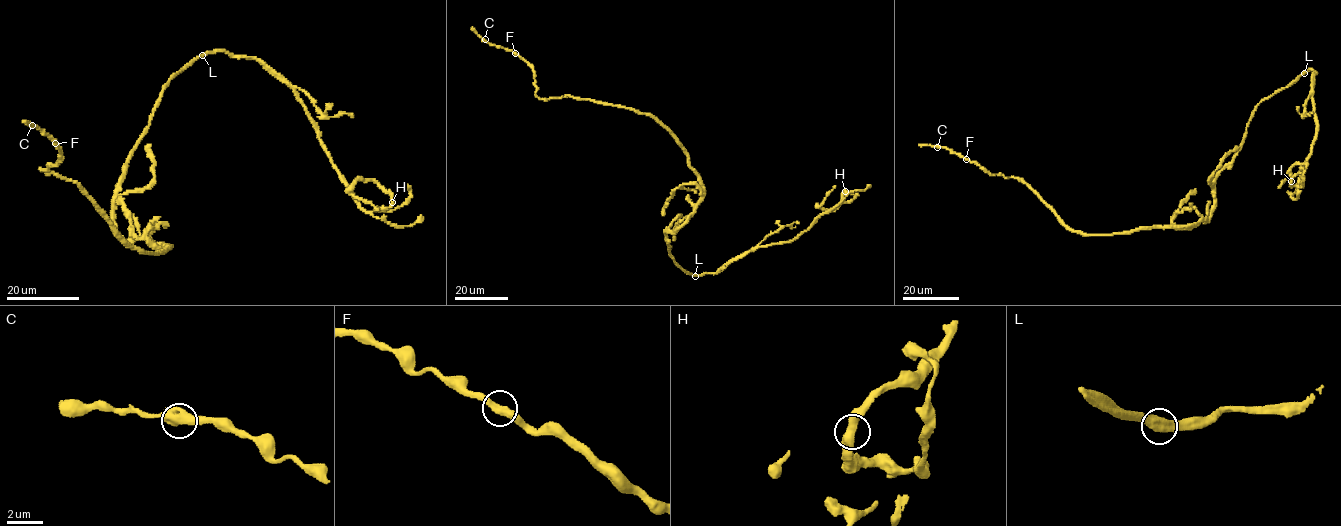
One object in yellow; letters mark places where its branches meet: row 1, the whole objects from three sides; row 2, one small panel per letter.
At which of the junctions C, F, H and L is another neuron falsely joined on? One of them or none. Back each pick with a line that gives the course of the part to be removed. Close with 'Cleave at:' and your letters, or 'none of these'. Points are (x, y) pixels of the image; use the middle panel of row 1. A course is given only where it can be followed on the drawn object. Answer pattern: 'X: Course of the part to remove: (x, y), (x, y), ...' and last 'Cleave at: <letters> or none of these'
L: Course of the part to remove: (695, 275), (721, 271), (782, 227), (799, 223)
Cleave at: L

